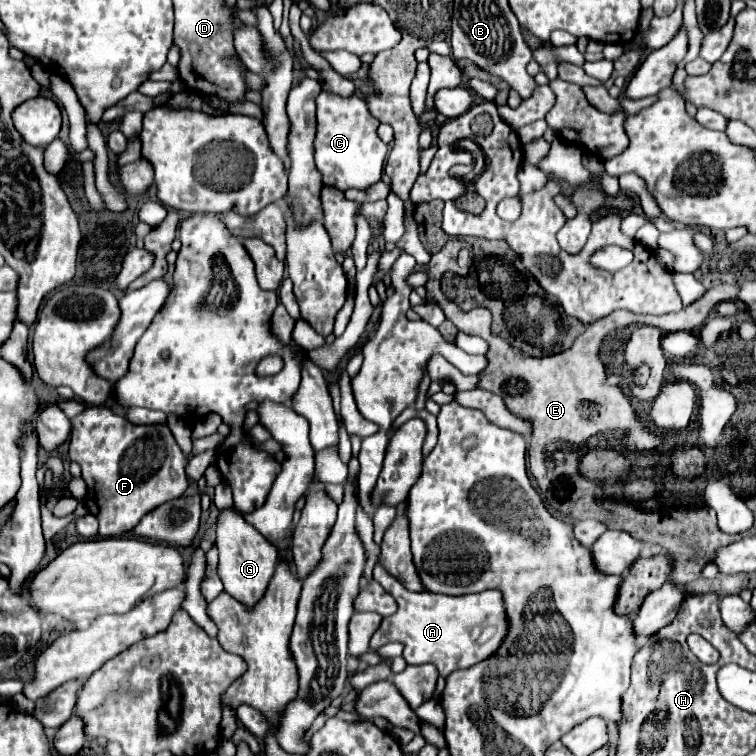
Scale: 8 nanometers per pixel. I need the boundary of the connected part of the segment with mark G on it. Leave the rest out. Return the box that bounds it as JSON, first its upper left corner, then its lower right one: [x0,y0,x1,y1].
[216,508,278,606]

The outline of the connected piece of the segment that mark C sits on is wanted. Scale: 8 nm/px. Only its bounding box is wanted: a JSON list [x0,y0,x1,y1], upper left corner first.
[314,92,388,190]

